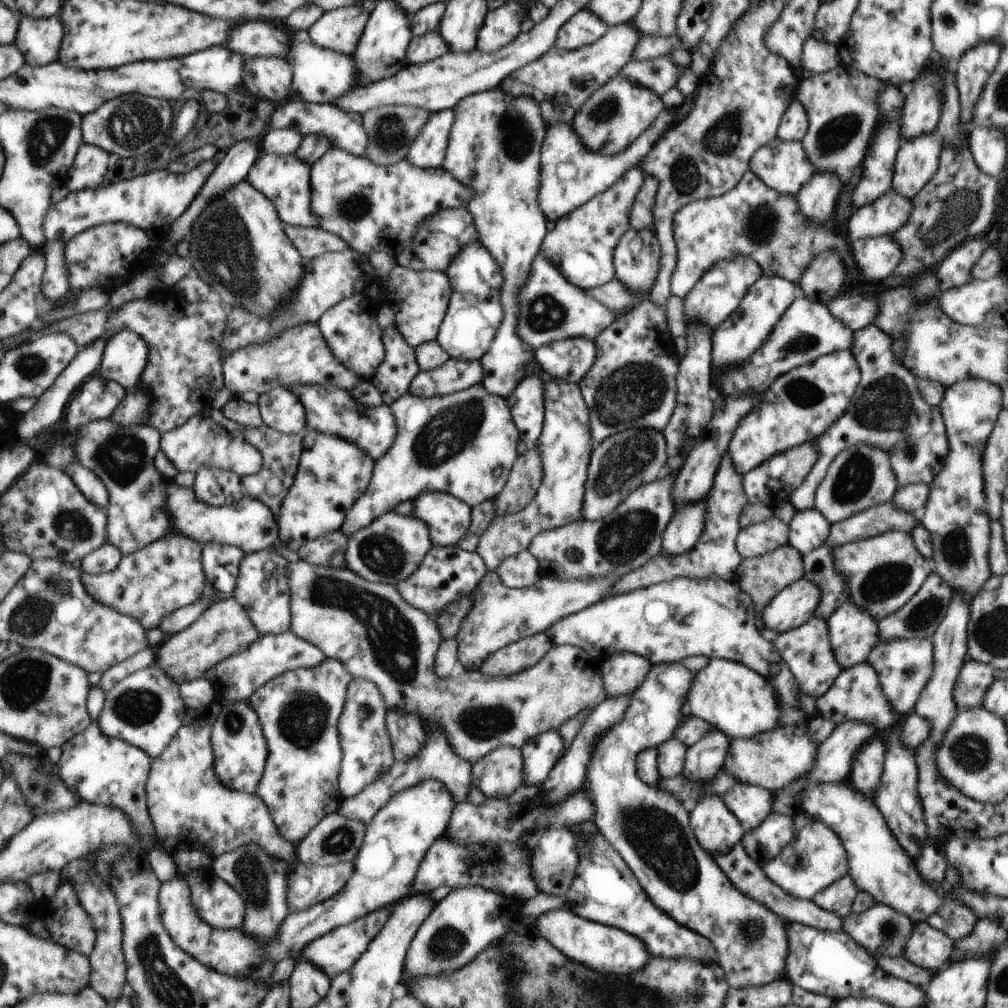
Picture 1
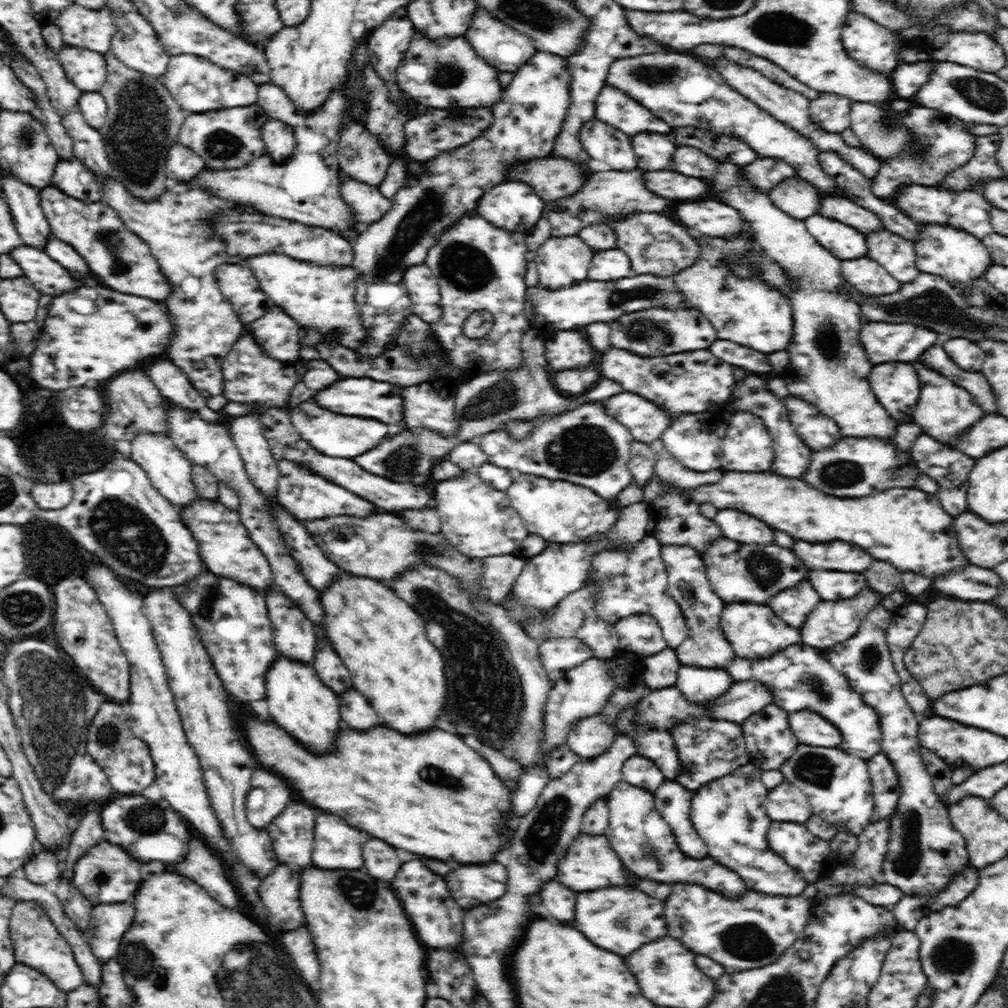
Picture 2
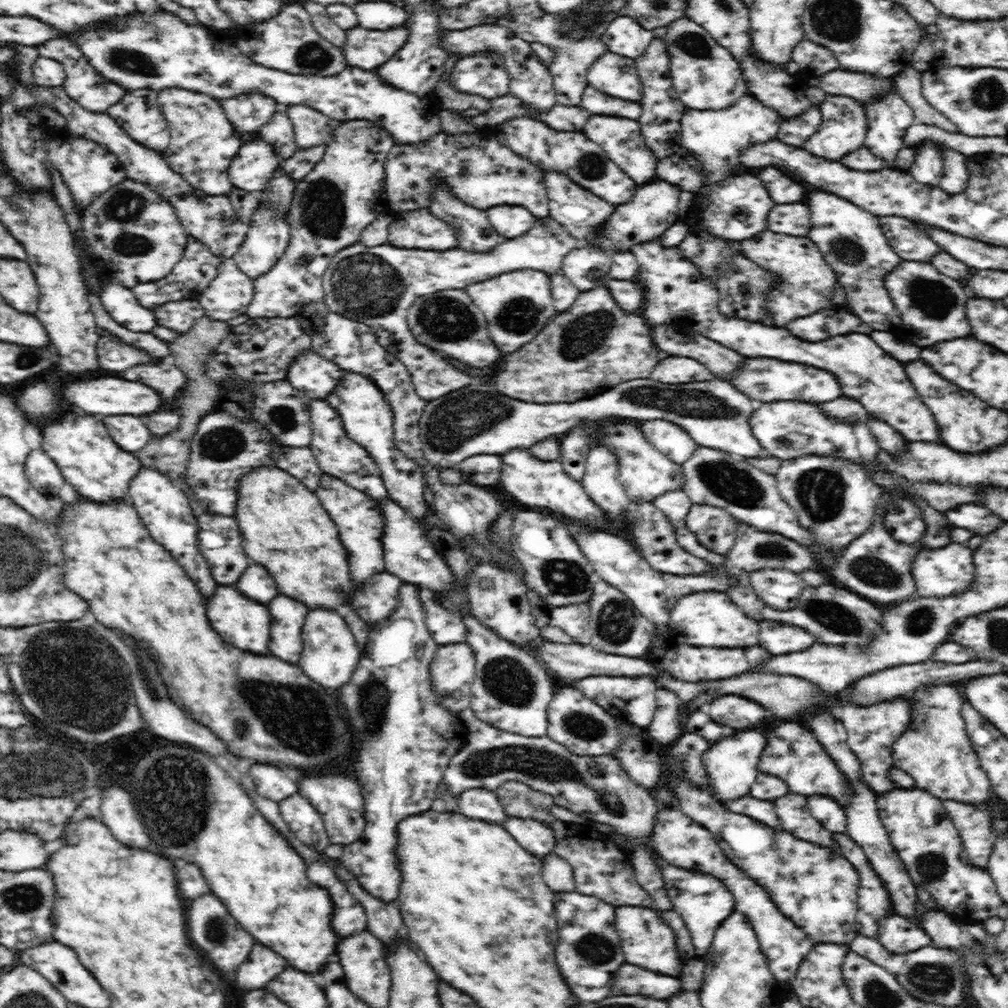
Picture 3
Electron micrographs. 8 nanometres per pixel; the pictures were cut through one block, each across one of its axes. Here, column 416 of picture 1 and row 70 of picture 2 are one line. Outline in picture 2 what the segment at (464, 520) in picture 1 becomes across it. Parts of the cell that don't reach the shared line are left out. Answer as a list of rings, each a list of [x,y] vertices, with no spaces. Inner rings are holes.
[[[486,10],[478,12],[474,22],[466,30],[466,39],[468,39],[468,43],[480,55],[480,58],[483,58],[488,64],[492,65],[499,73],[515,73],[524,62],[528,62],[528,58],[532,54],[536,54],[538,51],[534,46],[534,42],[532,42],[532,39],[527,34],[514,30],[507,24],[500,22],[500,19],[496,20]]]

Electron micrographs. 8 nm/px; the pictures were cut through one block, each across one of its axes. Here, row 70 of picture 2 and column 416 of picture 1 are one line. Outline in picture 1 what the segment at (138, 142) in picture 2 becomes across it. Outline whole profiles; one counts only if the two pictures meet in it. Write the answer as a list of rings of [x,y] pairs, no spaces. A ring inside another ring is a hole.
[[[382,105],[363,113],[363,125],[369,144],[363,153],[373,163],[388,168],[407,158],[410,145],[417,139],[422,127],[428,122],[432,113],[425,108],[410,105]]]

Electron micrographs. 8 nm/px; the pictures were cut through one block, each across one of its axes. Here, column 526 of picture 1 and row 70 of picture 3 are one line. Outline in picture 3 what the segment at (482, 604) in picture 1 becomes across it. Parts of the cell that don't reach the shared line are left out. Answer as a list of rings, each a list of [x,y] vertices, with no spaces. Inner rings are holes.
[[[607,52],[596,58],[587,74],[588,84],[606,95],[627,101],[639,102],[641,99],[642,86],[636,76],[634,59]]]

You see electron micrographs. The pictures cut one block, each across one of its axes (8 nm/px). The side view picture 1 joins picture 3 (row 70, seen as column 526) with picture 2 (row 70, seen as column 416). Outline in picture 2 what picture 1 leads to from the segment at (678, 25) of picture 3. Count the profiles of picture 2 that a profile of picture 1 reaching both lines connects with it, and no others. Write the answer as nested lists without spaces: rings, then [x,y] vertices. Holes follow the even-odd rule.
[[[690,52],[640,54],[614,60],[605,84],[626,92],[671,128],[695,126],[700,130],[734,137],[754,149],[758,157],[784,160],[796,170],[796,175],[812,183],[823,194],[834,195],[838,192],[837,182],[824,174],[818,162],[818,150],[812,146],[812,142],[808,142],[808,138],[800,136],[790,125],[776,120],[729,86],[719,73],[710,70],[712,68],[706,68],[704,61]]]

